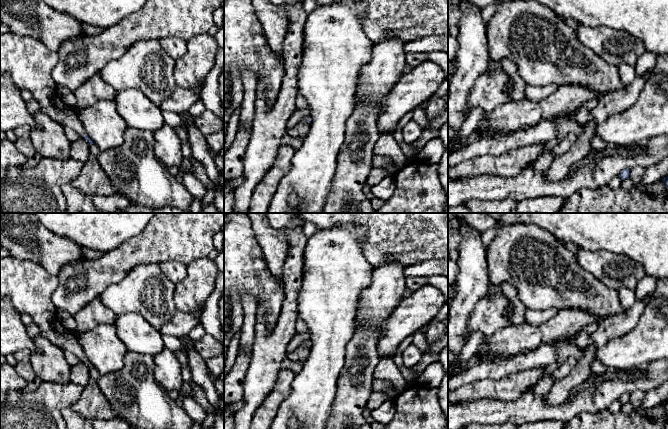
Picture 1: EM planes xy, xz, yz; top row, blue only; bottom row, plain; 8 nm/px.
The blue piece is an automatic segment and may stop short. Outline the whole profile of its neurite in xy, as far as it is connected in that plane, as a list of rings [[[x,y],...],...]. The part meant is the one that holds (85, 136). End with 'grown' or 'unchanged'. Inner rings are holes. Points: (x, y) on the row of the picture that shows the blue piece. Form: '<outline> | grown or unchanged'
[[[11,32],[0,35],[0,75],[8,73],[20,90],[29,91],[33,98],[38,101],[41,112],[62,126],[74,130],[90,146],[93,144],[93,141],[85,133],[84,127],[78,117],[78,110],[65,105],[57,94],[57,85],[52,79],[51,72],[58,60],[59,55],[57,51],[47,48],[37,39]]] | grown

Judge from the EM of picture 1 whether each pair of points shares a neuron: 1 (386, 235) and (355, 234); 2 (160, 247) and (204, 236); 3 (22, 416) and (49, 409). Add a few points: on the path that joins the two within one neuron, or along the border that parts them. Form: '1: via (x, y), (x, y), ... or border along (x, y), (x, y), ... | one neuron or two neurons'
1: border along (344, 224), (365, 229), (365, 258) | two neurons
2: via (171, 236), (193, 236) | one neuron
3: via (29, 416), (36, 416), (42, 410) | one neuron

